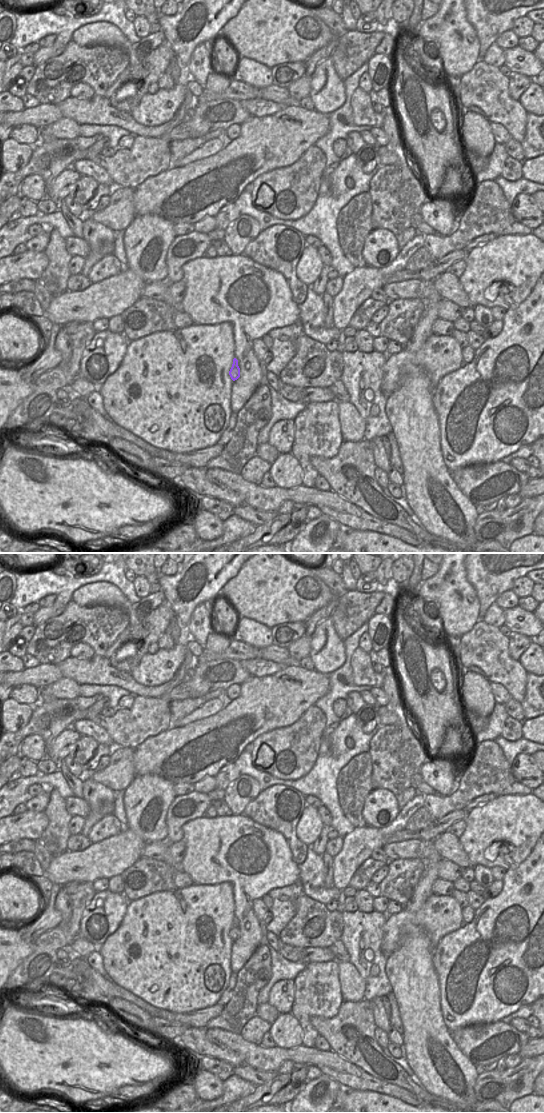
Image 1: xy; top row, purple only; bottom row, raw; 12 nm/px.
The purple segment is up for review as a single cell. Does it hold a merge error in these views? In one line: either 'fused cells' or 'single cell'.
single cell

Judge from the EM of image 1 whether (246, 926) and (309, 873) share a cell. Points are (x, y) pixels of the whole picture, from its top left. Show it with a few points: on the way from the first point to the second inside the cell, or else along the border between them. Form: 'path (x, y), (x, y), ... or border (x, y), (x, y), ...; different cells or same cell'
border (297, 865), (300, 871), (300, 878); different cells

